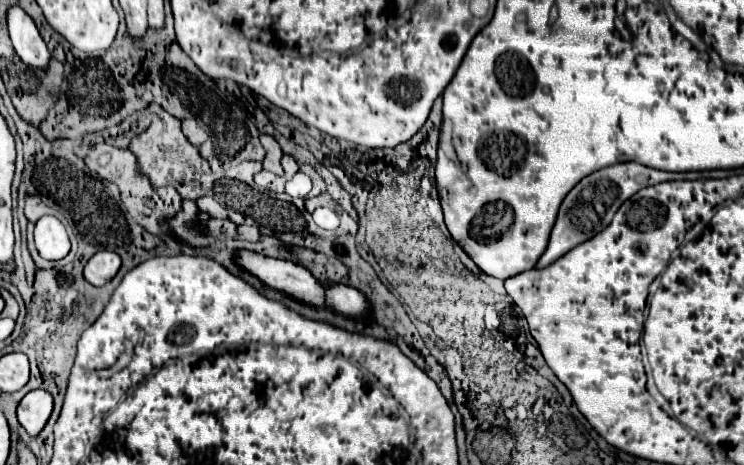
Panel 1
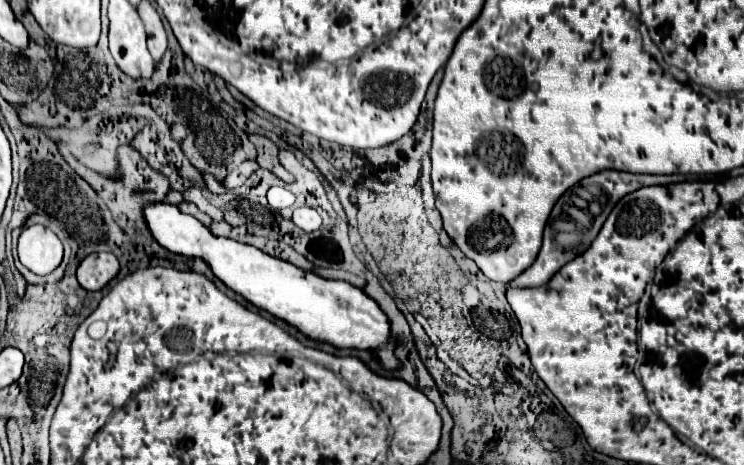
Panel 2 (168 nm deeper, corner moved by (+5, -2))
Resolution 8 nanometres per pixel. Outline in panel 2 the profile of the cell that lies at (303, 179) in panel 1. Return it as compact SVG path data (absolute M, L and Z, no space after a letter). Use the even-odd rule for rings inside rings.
M272 186L266 194L268 198L268 206L272 210L282 210L282 208L288 208L294 204L294 194L282 186Z

